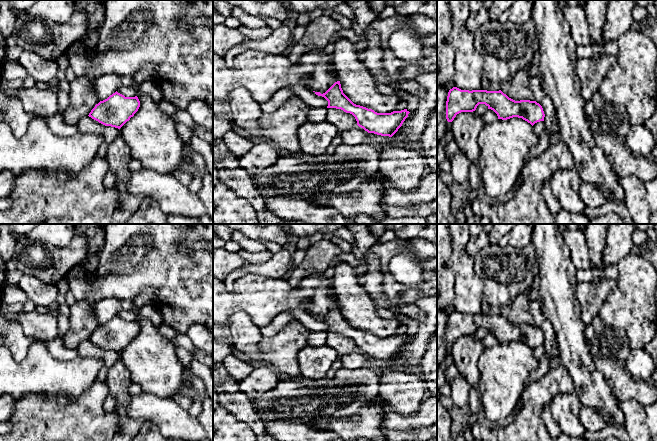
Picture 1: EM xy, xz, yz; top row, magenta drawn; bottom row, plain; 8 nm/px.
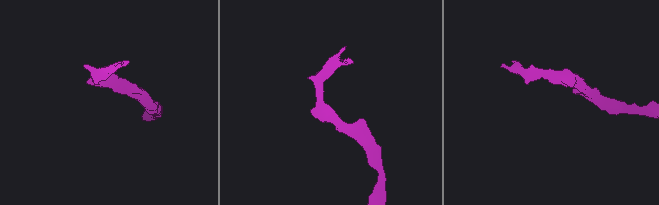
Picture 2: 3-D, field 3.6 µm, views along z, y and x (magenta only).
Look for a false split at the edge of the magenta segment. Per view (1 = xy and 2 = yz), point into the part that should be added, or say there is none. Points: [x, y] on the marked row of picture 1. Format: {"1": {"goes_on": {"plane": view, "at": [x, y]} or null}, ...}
{"1": {"goes_on": null}, "2": {"goes_on": null}}

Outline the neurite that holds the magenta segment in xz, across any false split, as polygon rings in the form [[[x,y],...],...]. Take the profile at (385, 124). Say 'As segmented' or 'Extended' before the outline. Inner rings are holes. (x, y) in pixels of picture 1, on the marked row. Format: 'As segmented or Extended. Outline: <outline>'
As segmented. Outline: [[[340,81],[335,82],[325,93],[315,92],[328,101],[327,108],[341,109],[352,114],[357,125],[368,133],[392,137],[410,113],[407,109],[391,113],[377,113],[372,109],[354,104],[344,93]]]

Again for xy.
As segmented. Outline: [[[117,91],[100,101],[89,113],[89,117],[105,126],[120,129],[138,111],[140,101],[137,96],[125,97]]]

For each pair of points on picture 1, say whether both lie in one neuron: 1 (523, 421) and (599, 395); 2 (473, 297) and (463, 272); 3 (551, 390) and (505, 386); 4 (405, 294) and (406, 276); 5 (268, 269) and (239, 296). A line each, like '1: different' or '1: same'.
1: different
2: same
3: different
4: different
5: different

